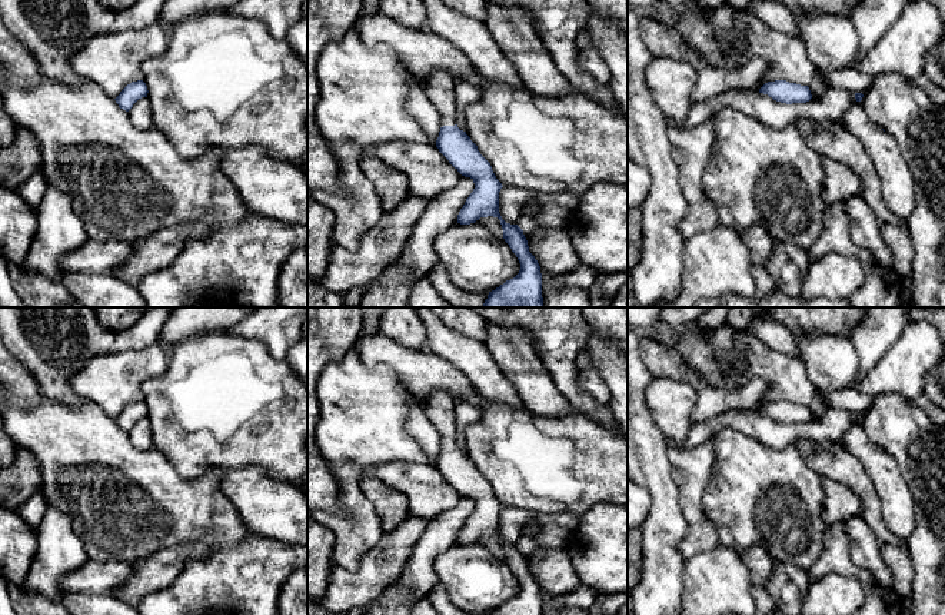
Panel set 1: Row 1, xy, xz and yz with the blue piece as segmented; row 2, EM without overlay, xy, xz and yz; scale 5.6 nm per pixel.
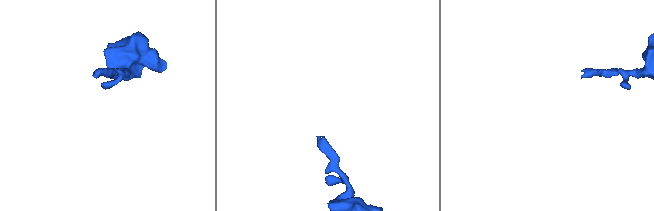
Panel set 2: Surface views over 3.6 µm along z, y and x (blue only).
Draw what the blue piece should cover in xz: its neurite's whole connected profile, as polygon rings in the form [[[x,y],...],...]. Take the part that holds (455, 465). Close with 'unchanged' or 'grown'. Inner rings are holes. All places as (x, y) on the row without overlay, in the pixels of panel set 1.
[[[439,389],[426,408],[429,420],[436,426],[442,448],[436,468],[449,483],[475,503],[457,535],[457,543],[470,545],[480,538],[493,536],[500,541],[503,559],[516,575],[520,591],[489,615],[542,615],[542,594],[535,576],[529,572],[528,561],[518,545],[506,543],[499,533],[499,512],[503,508],[496,499],[490,483],[480,475],[466,452],[457,448],[457,426],[453,396]]] | grown

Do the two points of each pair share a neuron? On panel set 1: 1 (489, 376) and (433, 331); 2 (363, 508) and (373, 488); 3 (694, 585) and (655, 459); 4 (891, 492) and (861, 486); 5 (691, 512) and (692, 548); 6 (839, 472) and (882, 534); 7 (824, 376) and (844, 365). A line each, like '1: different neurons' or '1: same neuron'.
1: same neuron
2: different neurons
3: different neurons
4: different neurons
5: same neuron
6: same neuron
7: same neuron

